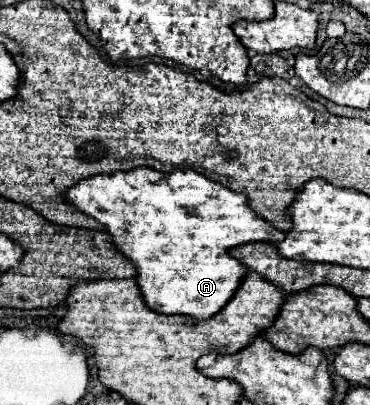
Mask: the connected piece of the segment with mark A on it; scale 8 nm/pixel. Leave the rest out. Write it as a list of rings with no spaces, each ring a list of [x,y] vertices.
[[[140,166],[126,172],[118,170],[112,174],[96,174],[68,188],[64,198],[106,228],[114,248],[134,264],[136,284],[146,306],[160,314],[186,314],[206,320],[208,316],[220,312],[234,296],[242,276],[246,274],[246,268],[234,260],[228,250],[246,242],[280,242],[284,238],[282,232],[254,214],[244,194],[236,194],[198,172],[190,172],[188,168],[158,172],[154,168]]]

